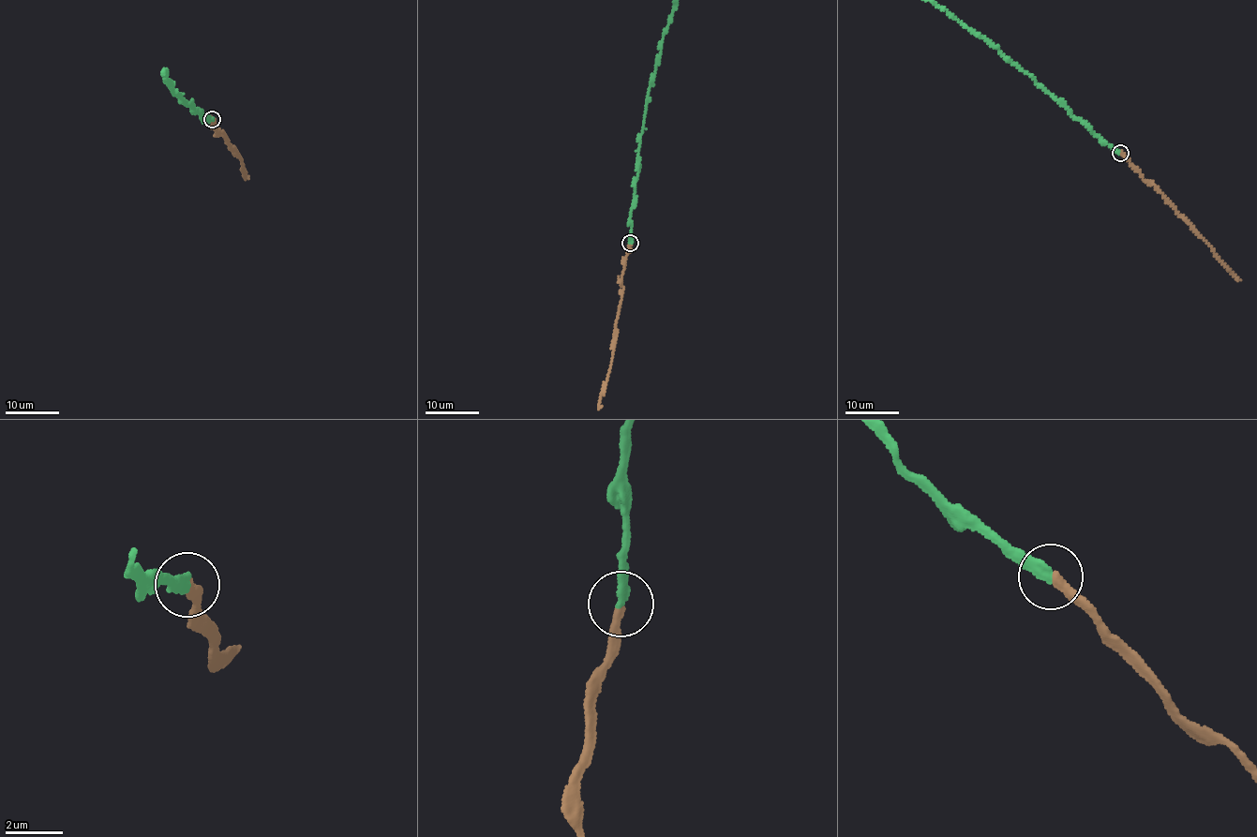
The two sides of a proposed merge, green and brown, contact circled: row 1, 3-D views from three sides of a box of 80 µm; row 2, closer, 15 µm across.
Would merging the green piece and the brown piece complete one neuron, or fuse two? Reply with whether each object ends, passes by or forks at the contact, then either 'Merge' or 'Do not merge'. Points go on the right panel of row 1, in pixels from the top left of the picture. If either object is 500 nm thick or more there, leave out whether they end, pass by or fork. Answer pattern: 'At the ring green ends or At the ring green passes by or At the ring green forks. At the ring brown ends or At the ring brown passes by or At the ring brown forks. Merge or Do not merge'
At the ring green ends. At the ring brown ends. Merge

